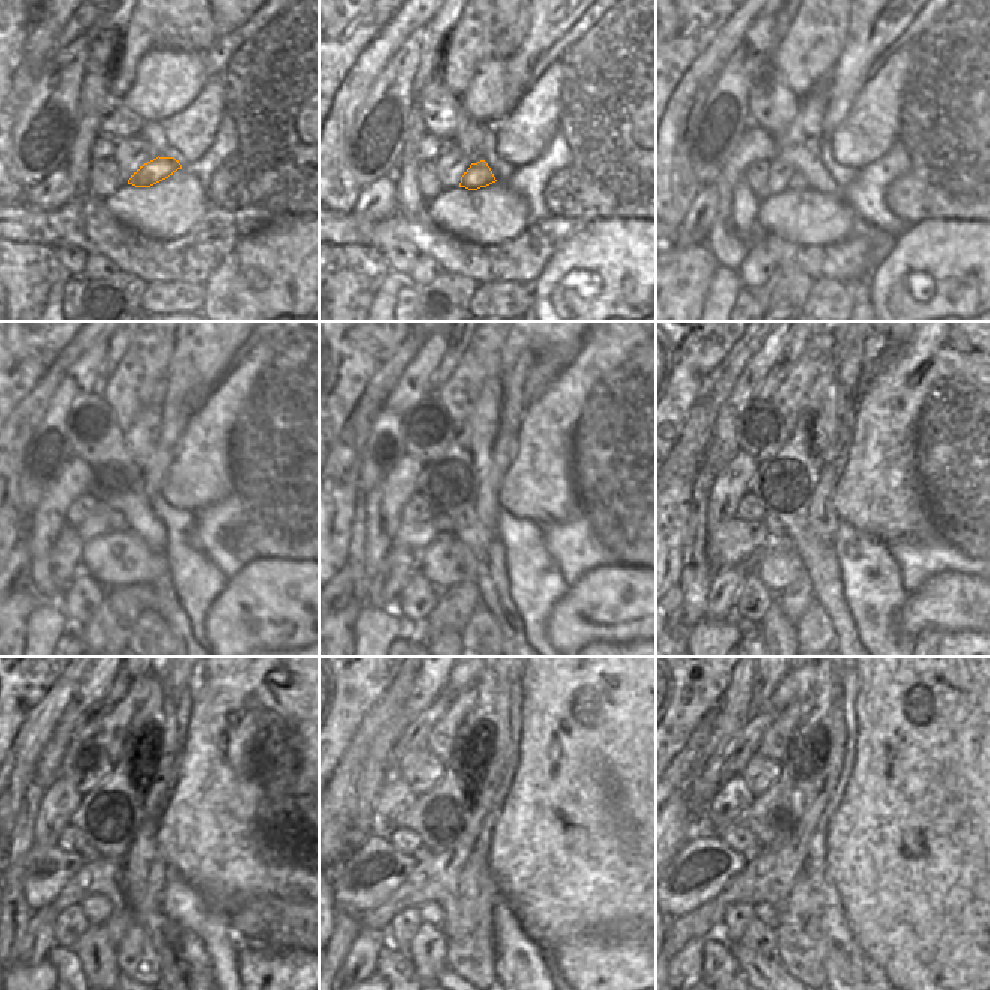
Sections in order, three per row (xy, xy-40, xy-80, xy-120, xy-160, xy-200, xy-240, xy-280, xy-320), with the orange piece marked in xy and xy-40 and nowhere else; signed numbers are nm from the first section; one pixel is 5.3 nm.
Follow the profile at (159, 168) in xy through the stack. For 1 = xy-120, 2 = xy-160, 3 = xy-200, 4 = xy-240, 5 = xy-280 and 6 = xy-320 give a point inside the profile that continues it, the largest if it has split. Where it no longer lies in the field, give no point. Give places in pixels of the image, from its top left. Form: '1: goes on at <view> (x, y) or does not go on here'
1: goes on at xy-120 (117, 524)
2: goes on at xy-160 (443, 525)
3: goes on at xy-200 (773, 527)
4: goes on at xy-240 (89, 854)
5: goes on at xy-280 (423, 852)
6: goes on at xy-320 (752, 852)

